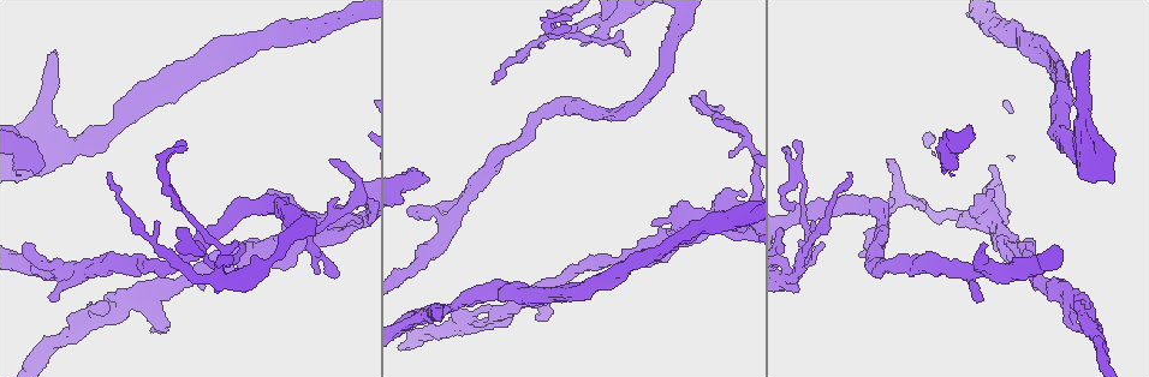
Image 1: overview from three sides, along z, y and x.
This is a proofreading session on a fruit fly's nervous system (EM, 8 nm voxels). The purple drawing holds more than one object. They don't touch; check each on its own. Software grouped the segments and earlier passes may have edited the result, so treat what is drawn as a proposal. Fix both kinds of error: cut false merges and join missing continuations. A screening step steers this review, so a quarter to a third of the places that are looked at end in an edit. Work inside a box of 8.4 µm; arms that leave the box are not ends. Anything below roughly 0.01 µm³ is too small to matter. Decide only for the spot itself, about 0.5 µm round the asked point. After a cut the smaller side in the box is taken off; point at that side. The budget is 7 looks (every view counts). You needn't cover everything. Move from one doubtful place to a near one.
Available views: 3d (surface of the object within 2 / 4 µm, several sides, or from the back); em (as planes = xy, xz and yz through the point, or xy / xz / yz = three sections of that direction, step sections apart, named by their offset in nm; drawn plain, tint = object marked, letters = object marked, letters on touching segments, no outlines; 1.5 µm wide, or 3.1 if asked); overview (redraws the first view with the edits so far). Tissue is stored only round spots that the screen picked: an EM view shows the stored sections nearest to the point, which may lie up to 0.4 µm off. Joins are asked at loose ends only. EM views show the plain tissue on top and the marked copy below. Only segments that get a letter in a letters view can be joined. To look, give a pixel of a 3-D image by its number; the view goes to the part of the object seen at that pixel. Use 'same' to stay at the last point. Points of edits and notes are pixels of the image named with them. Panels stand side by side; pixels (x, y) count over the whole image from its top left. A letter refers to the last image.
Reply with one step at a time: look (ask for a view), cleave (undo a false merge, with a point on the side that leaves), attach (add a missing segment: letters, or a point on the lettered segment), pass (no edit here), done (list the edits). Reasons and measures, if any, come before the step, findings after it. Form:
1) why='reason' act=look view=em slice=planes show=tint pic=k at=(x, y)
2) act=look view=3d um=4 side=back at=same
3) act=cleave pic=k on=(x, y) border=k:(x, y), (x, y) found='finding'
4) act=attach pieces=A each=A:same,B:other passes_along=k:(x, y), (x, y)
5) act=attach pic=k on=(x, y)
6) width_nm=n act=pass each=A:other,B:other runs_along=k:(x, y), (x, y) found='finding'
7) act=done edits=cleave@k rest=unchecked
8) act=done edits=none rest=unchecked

why='thin end' act=look view=em slice=planes show=letters pic=1 at=(732, 156)

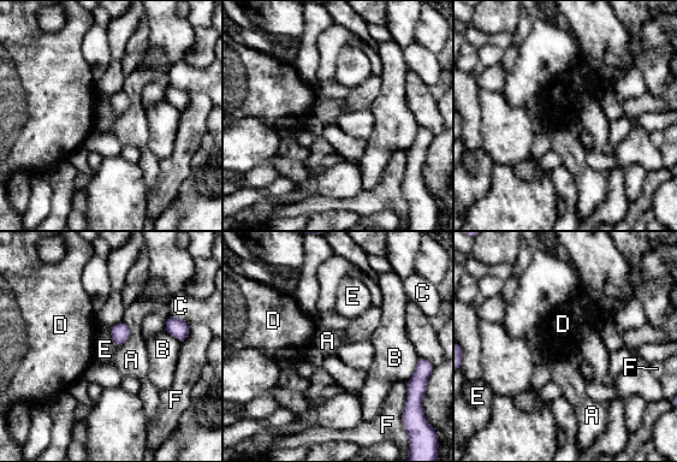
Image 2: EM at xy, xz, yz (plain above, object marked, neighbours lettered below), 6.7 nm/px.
act=pass each=A:other,B:other,C:other,D:other,E:other,F:other border=2:(123, 320), (130, 337), (119, 347) found='none of them fits'

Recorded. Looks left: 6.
why='free end' act=look view=em slice=planes show=letters pic=1 at=(989, 169)

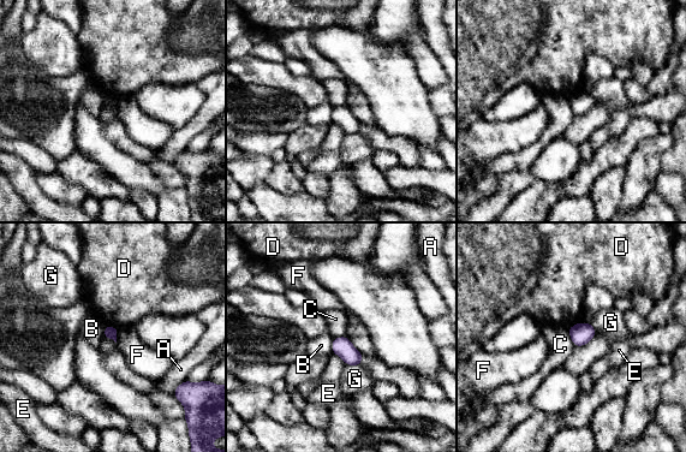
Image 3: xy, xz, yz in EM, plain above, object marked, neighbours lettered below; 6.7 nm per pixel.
longest_contact=F:180nm act=pass each=A:other,B:other,C:other,D:other,E:other,F:other,G:other border=3:(568, 327), (568, 334), (574, 346) found='none of them fits'

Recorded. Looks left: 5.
why='sudden change in width' act=look view=3d um=4 pic=1 at=(222, 277)

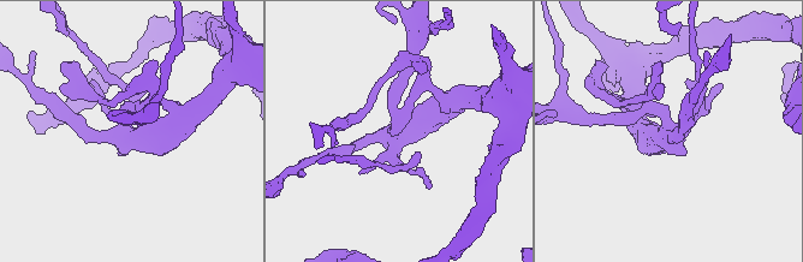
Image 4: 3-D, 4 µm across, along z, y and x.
act=look view=em slice=planes show=letters pic=4 at=(125, 133)

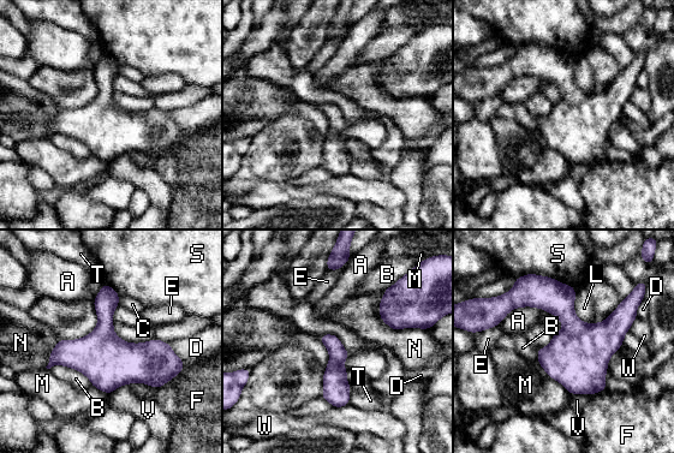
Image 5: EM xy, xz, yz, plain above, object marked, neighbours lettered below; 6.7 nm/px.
act=pass each=A:other,B:other,C:other,D:other,E:other,F:other,L:other,M:other,N:other,S:other,T:other,V:other,W:other border=5:(168, 343), (171, 349), (185, 363) found='continuous, no second neuron'

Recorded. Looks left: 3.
act=done edits=none rest=unchecked

